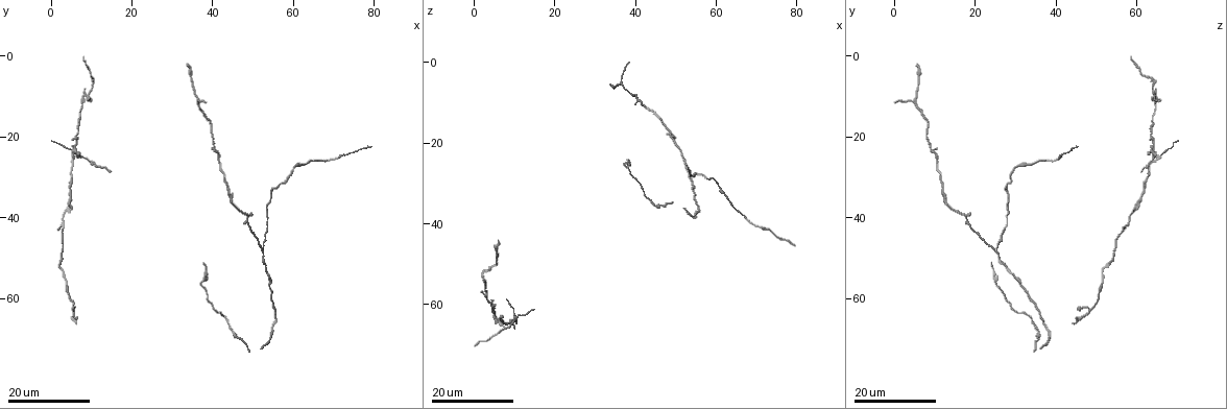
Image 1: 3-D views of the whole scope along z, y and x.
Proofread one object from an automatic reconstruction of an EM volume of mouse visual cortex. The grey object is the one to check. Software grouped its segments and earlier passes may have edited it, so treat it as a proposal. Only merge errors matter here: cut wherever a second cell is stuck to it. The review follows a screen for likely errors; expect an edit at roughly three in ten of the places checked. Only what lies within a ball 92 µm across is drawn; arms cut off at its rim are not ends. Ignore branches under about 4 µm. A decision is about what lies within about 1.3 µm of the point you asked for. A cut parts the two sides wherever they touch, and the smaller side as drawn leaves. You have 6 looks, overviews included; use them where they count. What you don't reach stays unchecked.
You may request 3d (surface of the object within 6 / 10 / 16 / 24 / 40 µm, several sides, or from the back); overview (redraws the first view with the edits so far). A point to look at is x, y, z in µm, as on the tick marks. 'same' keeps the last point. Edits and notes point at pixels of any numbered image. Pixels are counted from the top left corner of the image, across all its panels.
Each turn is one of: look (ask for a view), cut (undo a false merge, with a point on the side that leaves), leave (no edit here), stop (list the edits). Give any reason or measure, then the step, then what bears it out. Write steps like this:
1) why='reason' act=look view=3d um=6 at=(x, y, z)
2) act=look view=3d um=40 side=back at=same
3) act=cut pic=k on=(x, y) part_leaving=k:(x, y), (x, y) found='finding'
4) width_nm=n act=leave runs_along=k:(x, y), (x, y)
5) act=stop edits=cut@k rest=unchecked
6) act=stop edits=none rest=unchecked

why='side arm on a straight run' act=look view=3d um=24 at=(52.5, 48.5, 24.5)

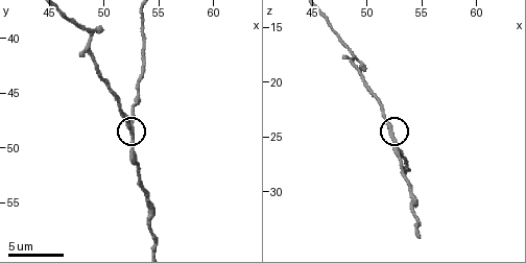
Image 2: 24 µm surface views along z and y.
why='closer look' act=look view=3d um=6 at=(52.4, 48.2, 25.2)

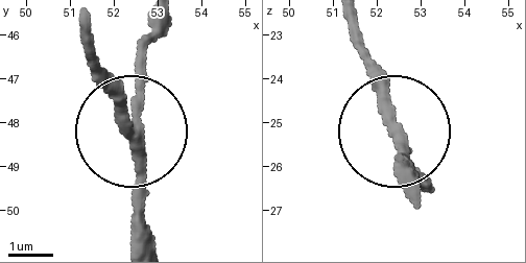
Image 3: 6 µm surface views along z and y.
side_arm_um=55 act=leave found='all the same cell'

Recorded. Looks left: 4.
act=look view=3d um=16 at=(37.0, 56.0, 25.0)

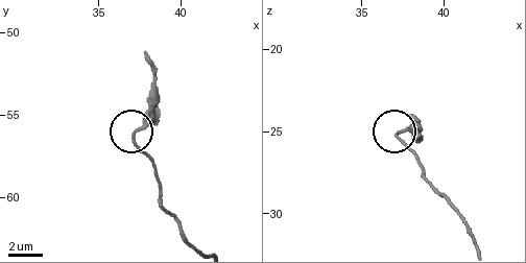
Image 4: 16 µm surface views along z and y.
why='closer look' act=look view=3d um=10 at=(37.6, 55.9, 24.8)

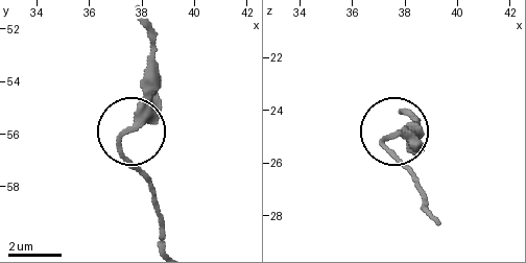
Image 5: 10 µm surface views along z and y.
width_nm=210 act=cut pic=5 on=(153, 70) part_leaving=5:(142, 102), (148, 65), (144, 18) found='a second cell is stuck on'

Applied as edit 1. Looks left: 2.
act=stop edits=cut@5 rest=unchecked

